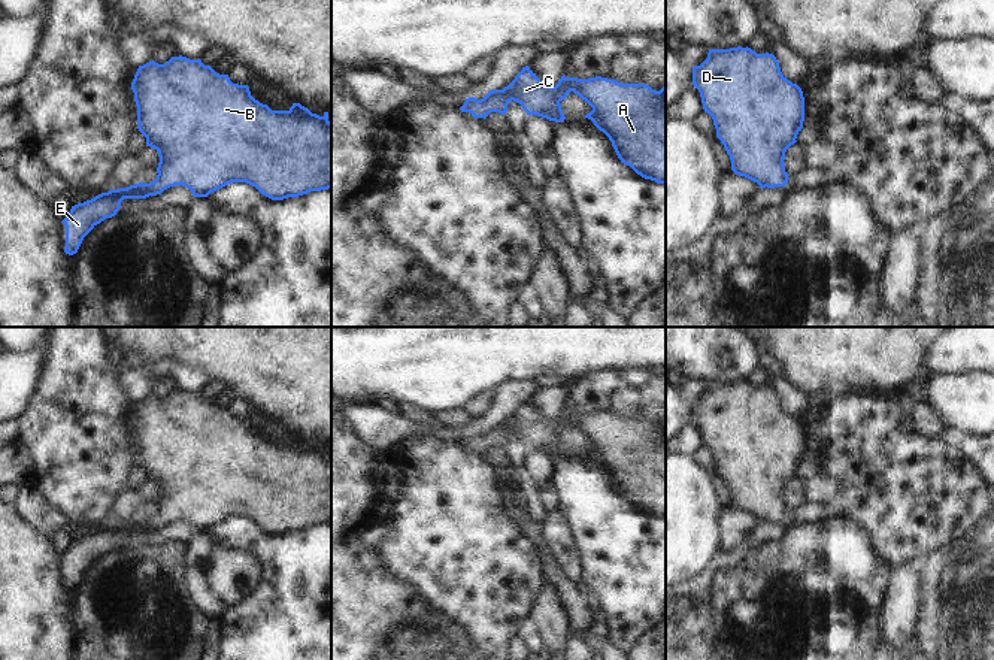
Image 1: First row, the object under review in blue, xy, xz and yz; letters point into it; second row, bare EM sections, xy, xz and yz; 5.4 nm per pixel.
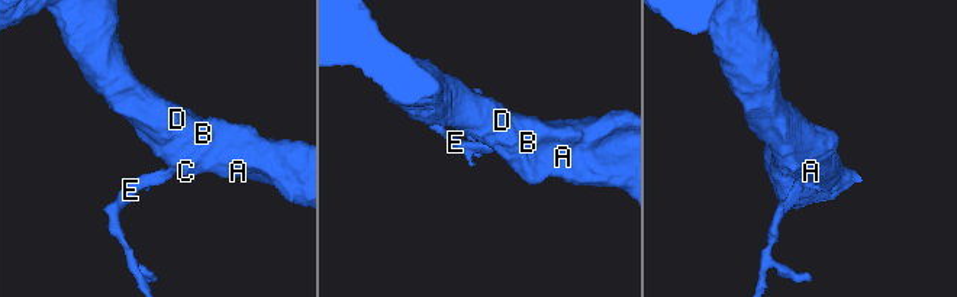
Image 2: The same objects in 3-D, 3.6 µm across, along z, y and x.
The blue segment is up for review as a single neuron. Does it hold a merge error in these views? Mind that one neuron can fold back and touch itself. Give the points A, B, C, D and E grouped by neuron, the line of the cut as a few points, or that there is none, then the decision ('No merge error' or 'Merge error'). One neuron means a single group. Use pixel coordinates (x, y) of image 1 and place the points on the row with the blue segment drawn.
Groups: A B C D E. No split. No merge error

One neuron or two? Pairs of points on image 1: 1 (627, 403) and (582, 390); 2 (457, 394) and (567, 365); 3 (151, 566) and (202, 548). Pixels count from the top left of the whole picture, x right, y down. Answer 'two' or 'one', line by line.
1: one
2: one
3: two

